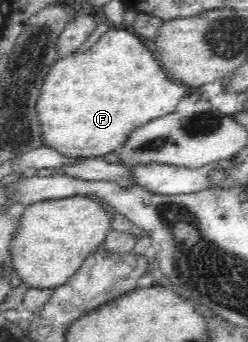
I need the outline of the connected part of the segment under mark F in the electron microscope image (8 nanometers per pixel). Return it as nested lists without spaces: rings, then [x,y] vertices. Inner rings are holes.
[[[110,26],[108,30],[94,36],[90,49],[59,57],[49,70],[41,85],[41,92],[36,104],[36,113],[41,127],[41,136],[46,146],[68,157],[93,158],[104,153],[114,152],[128,135],[148,123],[174,113],[177,103],[186,95],[186,85],[166,77],[159,61],[147,44],[132,34],[125,27]]]

